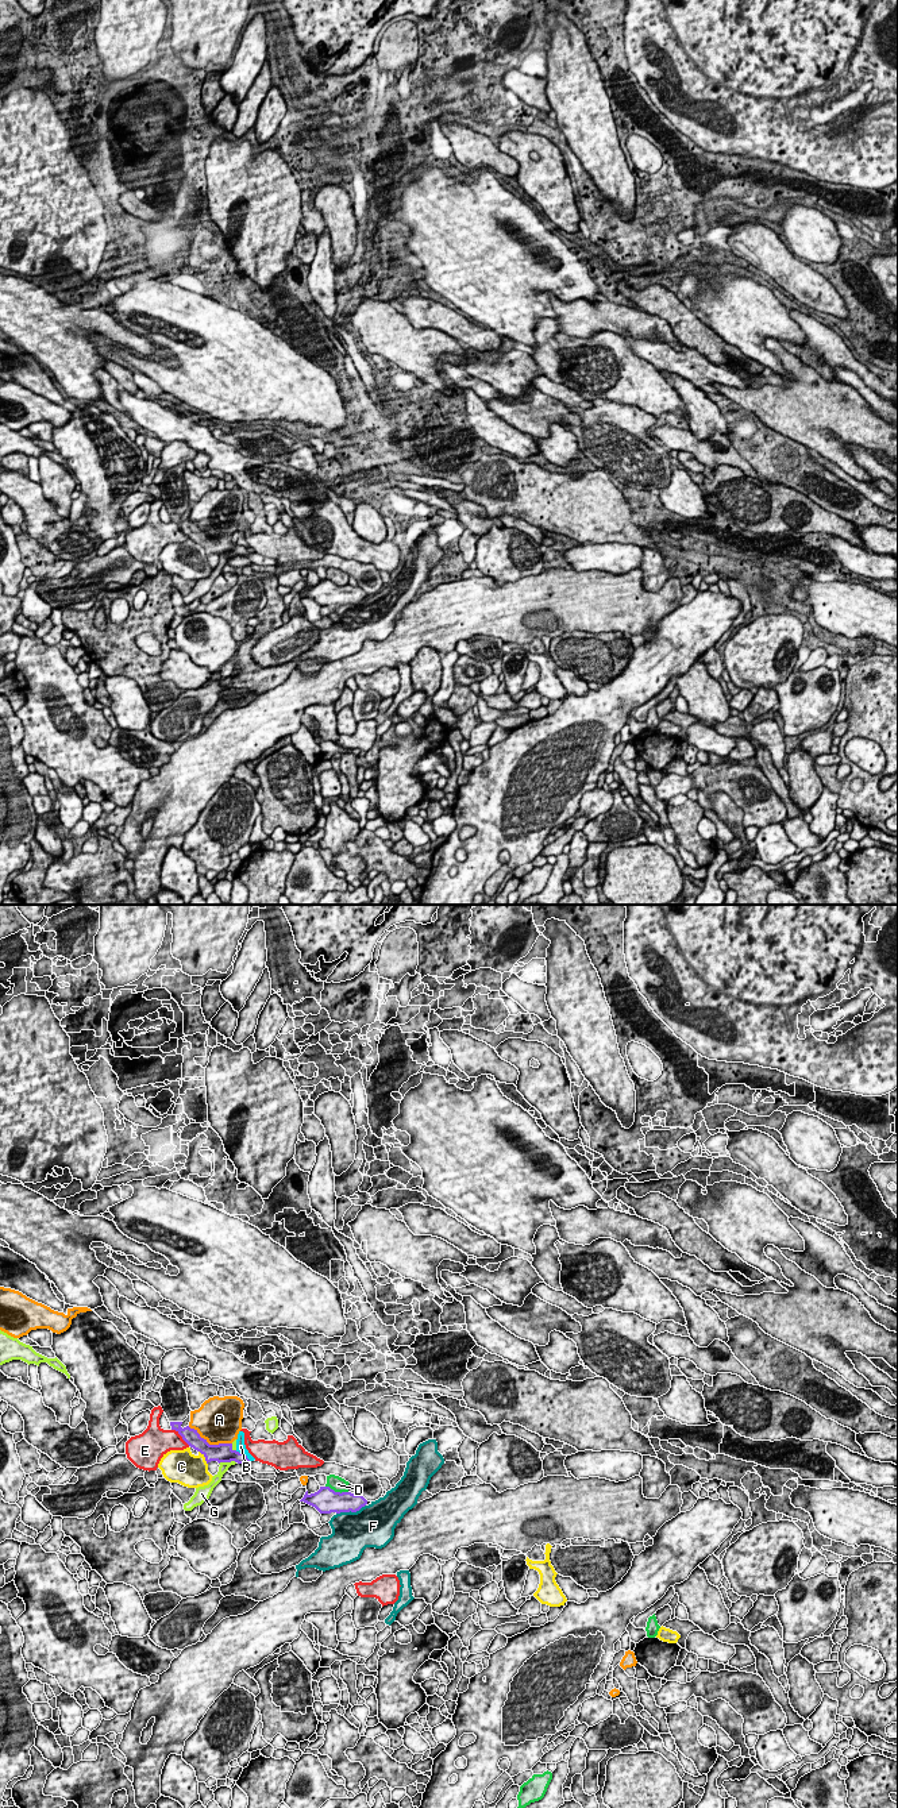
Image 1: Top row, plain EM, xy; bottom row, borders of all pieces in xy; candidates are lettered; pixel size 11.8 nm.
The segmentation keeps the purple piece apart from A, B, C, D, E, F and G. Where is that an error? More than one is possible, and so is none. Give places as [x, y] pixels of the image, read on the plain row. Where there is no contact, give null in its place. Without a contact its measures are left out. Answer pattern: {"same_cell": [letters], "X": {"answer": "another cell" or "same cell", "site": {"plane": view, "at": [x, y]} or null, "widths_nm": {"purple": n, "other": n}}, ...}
{"same_cell": [], "A": {"answer": "another cell", "site": {"plane": "xy", "at": [208, 536]}, "widths_nm": {"purple": 220, "other": 440}}, "B": {"answer": "another cell", "site": {"plane": "xy", "at": [243, 547]}, "widths_nm": {"purple": 220, "other": 120}}, "C": {"answer": "another cell", "site": {"plane": "xy", "at": [204, 548]}, "widths_nm": {"purple": 220, "other": 400}}, "D": {"answer": "another cell", "site": {"plane": "xy", "at": [336, 585]}, "widths_nm": {"purple": 320, "other": 180}}, "E": {"answer": "another cell", "site": {"plane": "xy", "at": [181, 528]}, "widths_nm": {"purple": 190, "other": 300}}, "F": {"answer": "another cell", "site": {"plane": "xy", "at": [350, 602]}, "widths_nm": {"purple": 260, "other": 440}}, "G": {"answer": "another cell", "site": {"plane": "xy", "at": [227, 554]}, "widths_nm": {"purple": 220, "other": 120}}}

